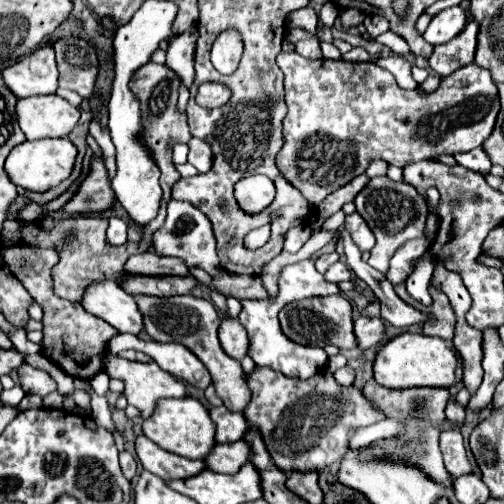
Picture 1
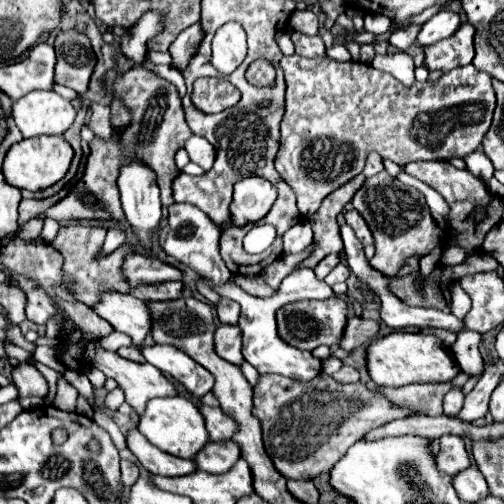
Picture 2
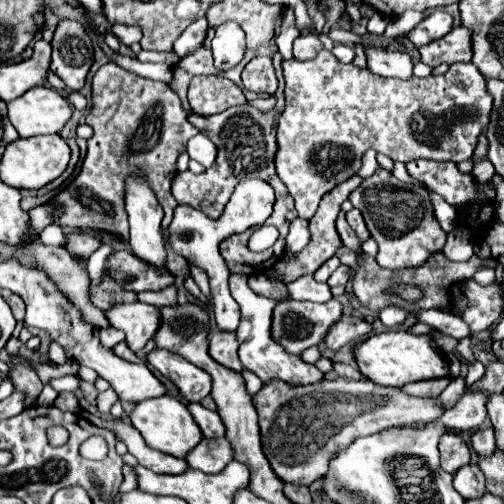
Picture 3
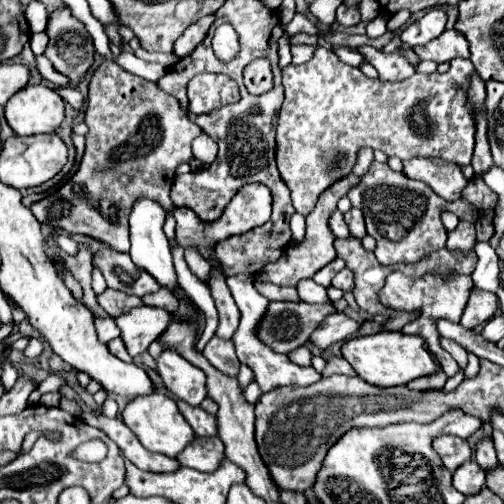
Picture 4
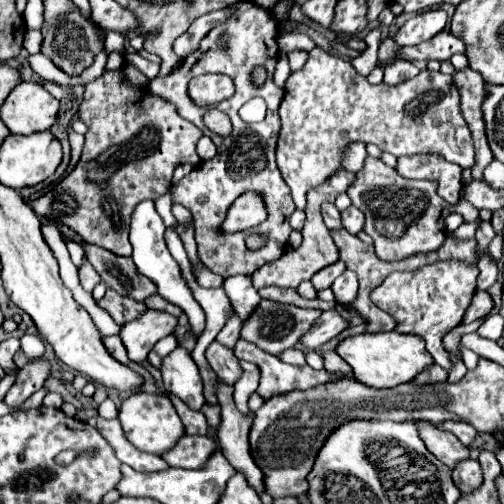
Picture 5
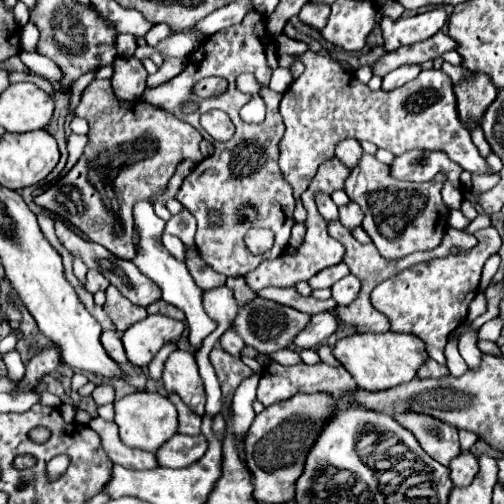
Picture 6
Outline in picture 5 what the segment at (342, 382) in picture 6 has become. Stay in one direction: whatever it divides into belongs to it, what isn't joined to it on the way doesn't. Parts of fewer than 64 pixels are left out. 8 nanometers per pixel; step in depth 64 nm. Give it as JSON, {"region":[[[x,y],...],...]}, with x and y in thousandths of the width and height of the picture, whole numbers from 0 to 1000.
{"region":[[[480,671],[468,679],[464,698],[468,698],[472,714],[492,714],[492,718],[500,718],[516,730],[512,782],[524,794],[540,790],[544,782],[647,762],[651,754],[667,750],[663,742],[655,742],[647,734],[623,734],[611,722],[599,726],[599,730],[567,722],[552,706],[540,706],[540,702],[524,698],[524,694],[508,690],[508,683],[488,679]]]}

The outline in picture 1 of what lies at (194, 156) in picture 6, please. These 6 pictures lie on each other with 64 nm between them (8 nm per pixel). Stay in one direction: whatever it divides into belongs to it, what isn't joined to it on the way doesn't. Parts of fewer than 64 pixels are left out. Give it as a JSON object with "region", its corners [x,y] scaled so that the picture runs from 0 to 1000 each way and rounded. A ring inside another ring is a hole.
{"region":[[[294,123],[290,131],[282,131],[262,163],[258,163],[262,183],[274,190],[278,206],[282,206],[282,246],[286,246],[286,282],[294,286],[294,294],[302,298],[302,306],[310,310],[310,325],[321,337],[317,349],[317,369],[325,377],[325,397],[337,401],[341,397],[341,369],[357,357],[357,345],[349,341],[345,325],[341,325],[341,298],[337,290],[349,282],[373,282],[381,274],[373,246],[369,246],[369,230],[353,226],[349,218],[349,198],[353,198],[353,175],[357,175],[357,155],[349,151],[349,143],[341,143],[329,127],[306,127]],[[187,313],[175,353],[163,361],[151,389],[123,413],[135,425],[179,425],[222,413],[226,377],[214,357],[214,341],[202,313]]]}

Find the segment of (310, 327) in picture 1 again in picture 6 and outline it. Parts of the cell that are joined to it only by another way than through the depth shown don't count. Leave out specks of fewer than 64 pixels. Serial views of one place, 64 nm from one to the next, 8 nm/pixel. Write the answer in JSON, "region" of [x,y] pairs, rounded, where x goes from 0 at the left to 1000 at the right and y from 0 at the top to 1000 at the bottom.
{"region":[[[508,591],[496,603],[488,603],[484,611],[476,611],[476,619],[464,631],[460,647],[468,647],[468,655],[472,655],[476,671],[484,675],[484,683],[508,690],[520,702],[540,702],[548,694],[571,690],[583,679],[583,667],[603,655],[603,647],[611,643],[611,631],[619,631],[619,627],[603,623],[595,615],[583,615],[575,607],[556,607],[540,595]]]}

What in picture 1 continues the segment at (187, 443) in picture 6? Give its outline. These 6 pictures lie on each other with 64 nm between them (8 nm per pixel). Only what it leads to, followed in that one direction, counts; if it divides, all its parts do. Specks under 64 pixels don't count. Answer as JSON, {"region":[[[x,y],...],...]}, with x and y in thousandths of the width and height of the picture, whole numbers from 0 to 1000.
{"region":[[[472,873],[460,881],[429,881],[425,893],[413,901],[409,921],[425,937],[440,940],[468,940],[488,917],[500,913],[500,889],[492,877]]]}

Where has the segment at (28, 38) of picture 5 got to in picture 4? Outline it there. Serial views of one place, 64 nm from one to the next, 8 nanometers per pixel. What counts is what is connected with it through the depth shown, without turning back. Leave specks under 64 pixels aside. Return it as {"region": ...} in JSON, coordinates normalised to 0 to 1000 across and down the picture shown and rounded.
{"region":[[[89,63],[62,65],[56,85],[69,111],[85,109],[91,87],[95,87],[95,71],[91,71]]]}

